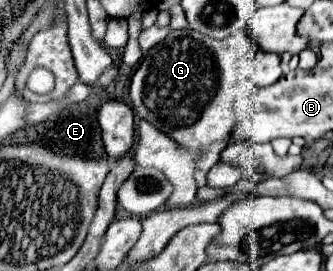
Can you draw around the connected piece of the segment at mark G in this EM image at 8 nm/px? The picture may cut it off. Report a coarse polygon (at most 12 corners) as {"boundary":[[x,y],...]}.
{"boundary":[[173,30],[131,80],[135,114],[185,150],[197,188],[233,102],[281,76],[251,42]]}

